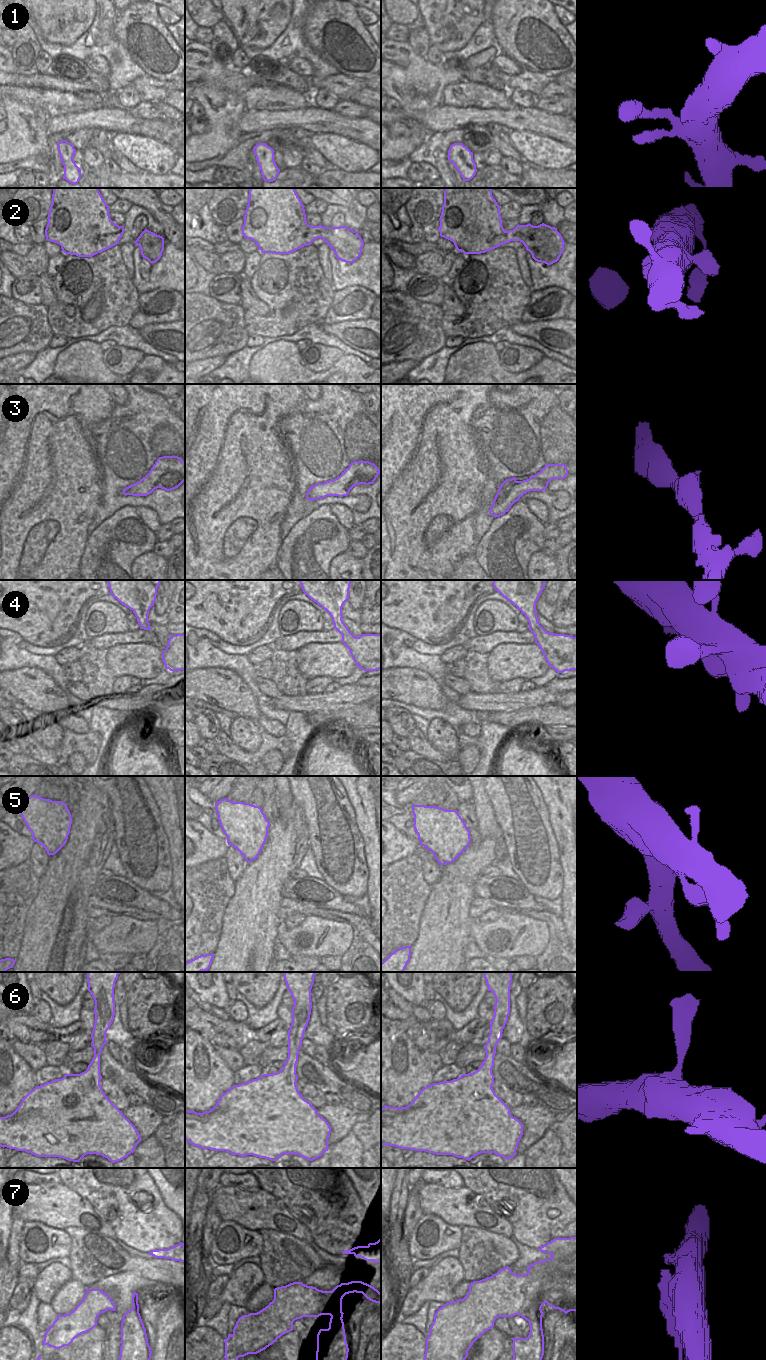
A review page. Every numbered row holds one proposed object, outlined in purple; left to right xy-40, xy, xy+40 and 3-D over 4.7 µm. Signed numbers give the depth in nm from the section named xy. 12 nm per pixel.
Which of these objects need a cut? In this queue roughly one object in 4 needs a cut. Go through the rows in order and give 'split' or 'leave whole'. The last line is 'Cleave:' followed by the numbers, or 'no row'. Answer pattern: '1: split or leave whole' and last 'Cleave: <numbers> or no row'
1: leave whole
2: leave whole
3: leave whole
4: leave whole
5: split
6: leave whole
7: leave whole
Cleave: 5

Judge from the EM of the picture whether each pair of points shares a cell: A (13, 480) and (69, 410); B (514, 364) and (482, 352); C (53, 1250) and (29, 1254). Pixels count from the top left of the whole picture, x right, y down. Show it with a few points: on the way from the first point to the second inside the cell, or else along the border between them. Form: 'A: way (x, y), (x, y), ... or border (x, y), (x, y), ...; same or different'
A: way (16, 463), (52, 427); same
B: border (497, 353), (500, 364), (506, 370), (520, 372); different
C: way (47, 1250), (35, 1253); same

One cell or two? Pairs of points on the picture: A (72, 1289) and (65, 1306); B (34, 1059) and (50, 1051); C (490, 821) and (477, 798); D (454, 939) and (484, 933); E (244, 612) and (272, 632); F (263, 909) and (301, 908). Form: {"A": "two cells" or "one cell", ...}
{"A": "one cell", "B": "two cells", "C": "one cell", "D": "two cells", "E": "two cells", "F": "two cells"}

